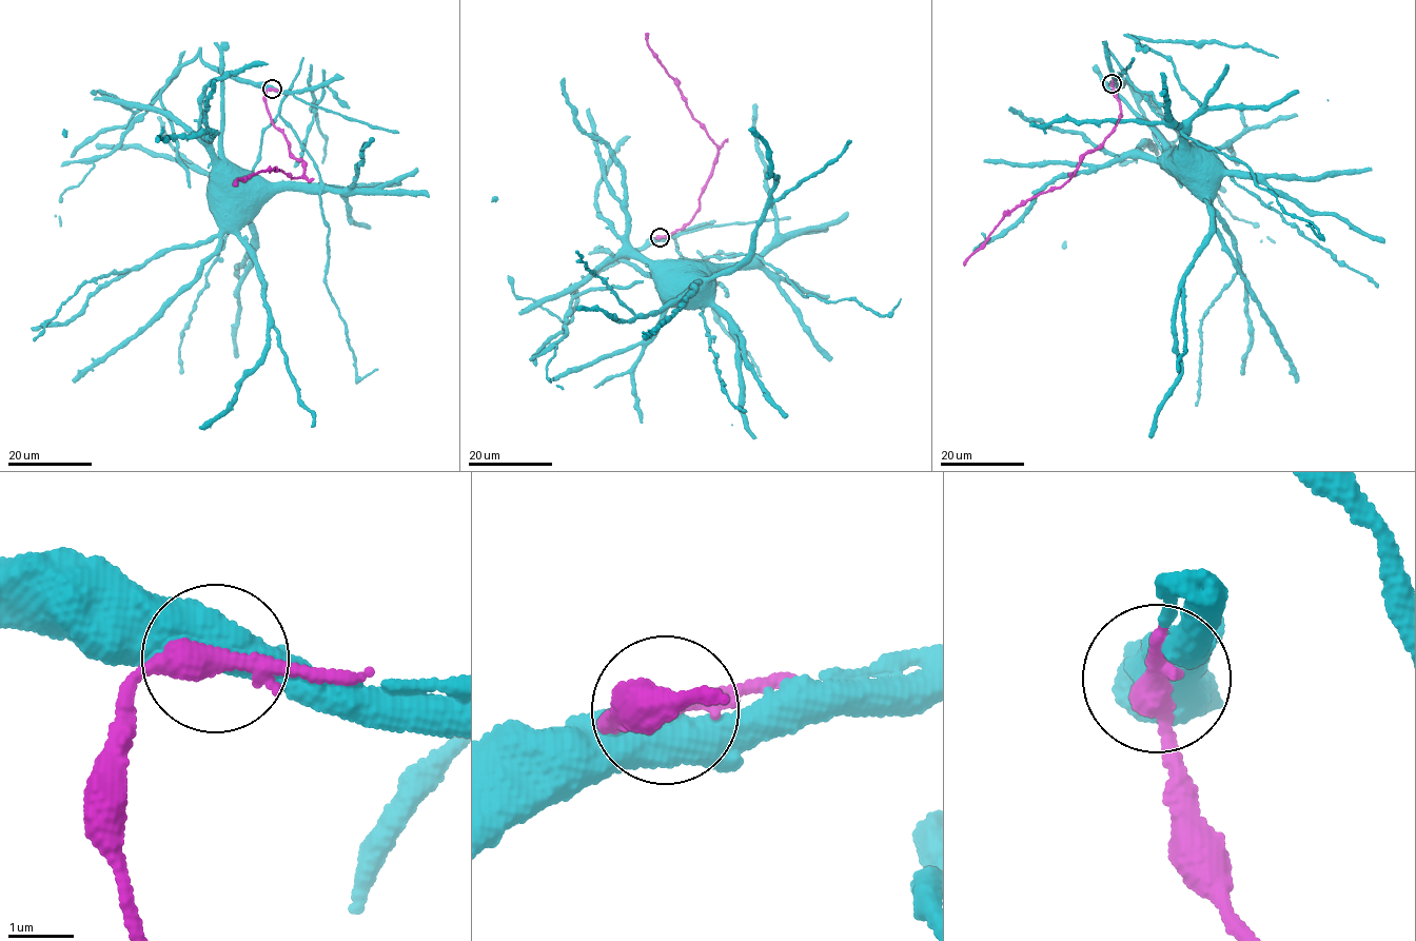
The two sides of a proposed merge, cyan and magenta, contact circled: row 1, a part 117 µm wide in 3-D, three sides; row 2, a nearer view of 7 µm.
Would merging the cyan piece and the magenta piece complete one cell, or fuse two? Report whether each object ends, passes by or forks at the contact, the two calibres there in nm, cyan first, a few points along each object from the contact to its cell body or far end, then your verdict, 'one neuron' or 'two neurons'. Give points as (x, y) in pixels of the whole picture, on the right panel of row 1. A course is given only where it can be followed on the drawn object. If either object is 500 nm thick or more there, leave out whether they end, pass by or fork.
550 nm thick on the cyan side, 320 nm on the other; cyan runs (1113, 83), (1127, 80), (1152, 97), (1177, 133), (1139, 153), (1157, 158), (1192, 144), (1188, 151); magenta runs (1113, 83), (1121, 116), (1115, 130), (1083, 156), (1061, 185), (1040, 192), (1004, 216), (964, 265); one neuron

